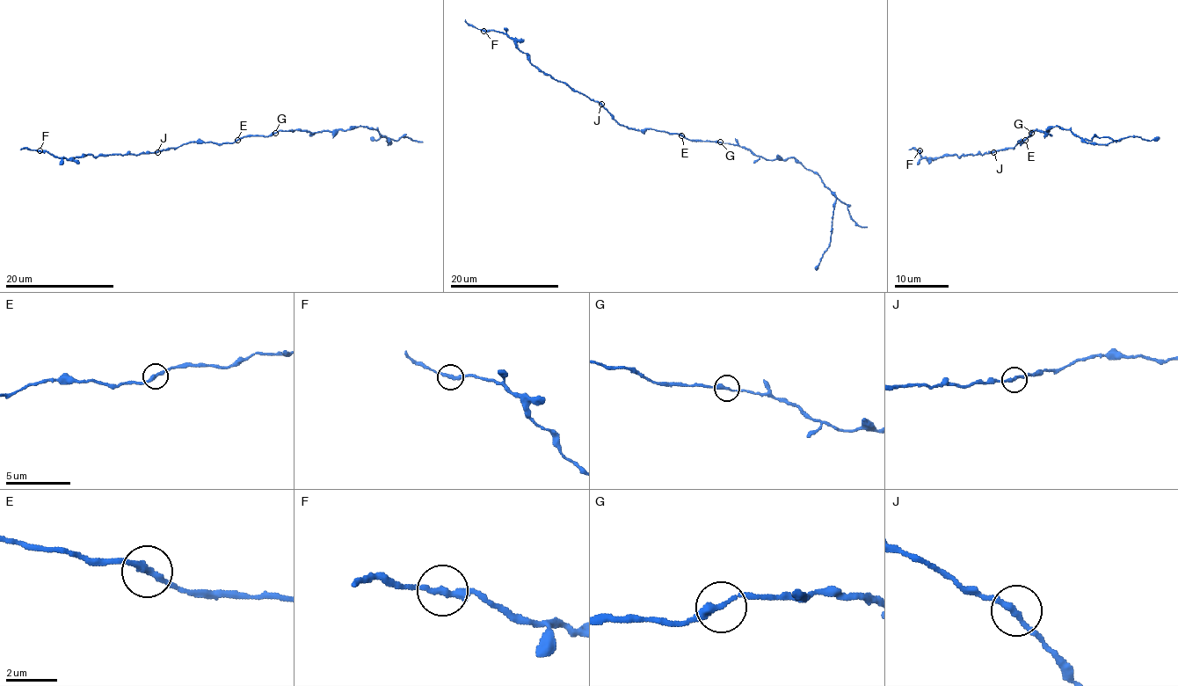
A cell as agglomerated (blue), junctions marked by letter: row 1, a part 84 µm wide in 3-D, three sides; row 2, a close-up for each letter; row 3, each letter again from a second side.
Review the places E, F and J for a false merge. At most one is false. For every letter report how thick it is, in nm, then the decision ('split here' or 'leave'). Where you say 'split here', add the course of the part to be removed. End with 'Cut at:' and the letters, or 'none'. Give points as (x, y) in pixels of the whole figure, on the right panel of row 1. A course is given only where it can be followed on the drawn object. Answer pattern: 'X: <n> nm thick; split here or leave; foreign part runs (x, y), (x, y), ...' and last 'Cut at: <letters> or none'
E: 240 nm thick; leave
F: 240 nm thick; leave
J: 240 nm thick; leave
Cut at: none

